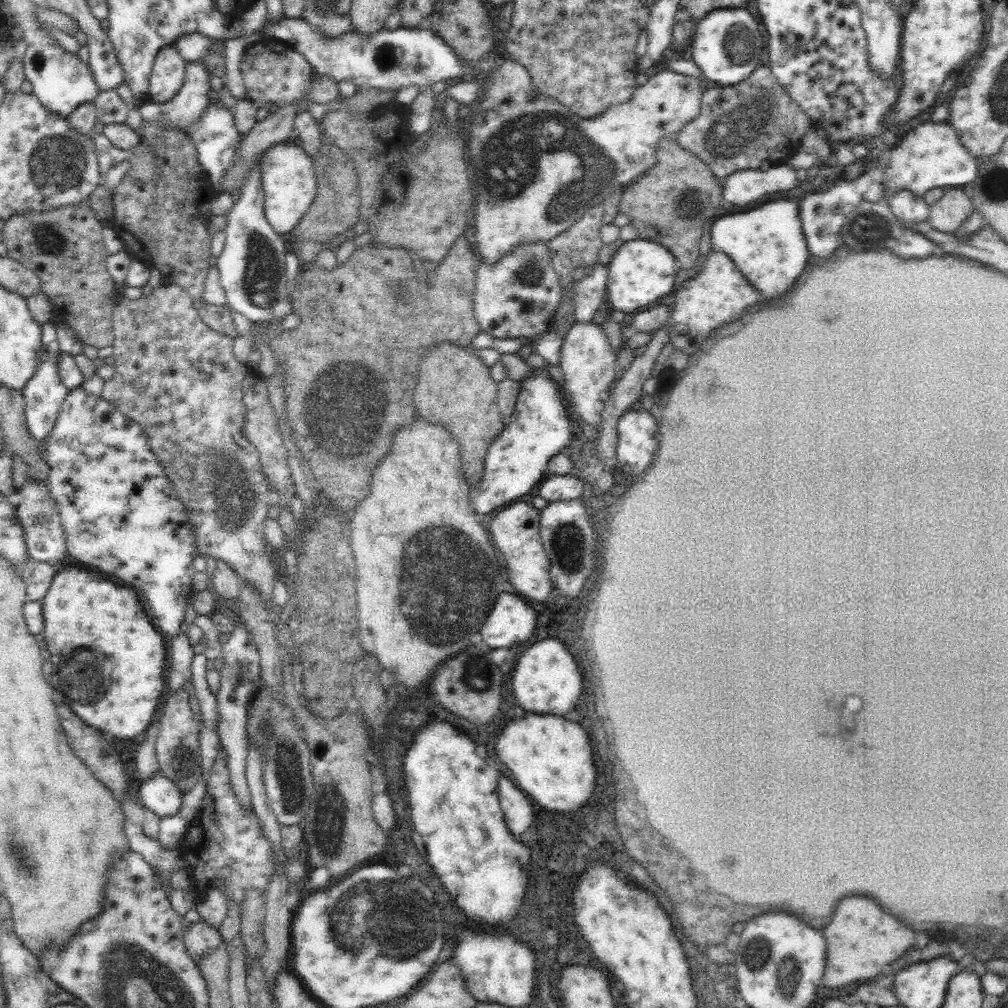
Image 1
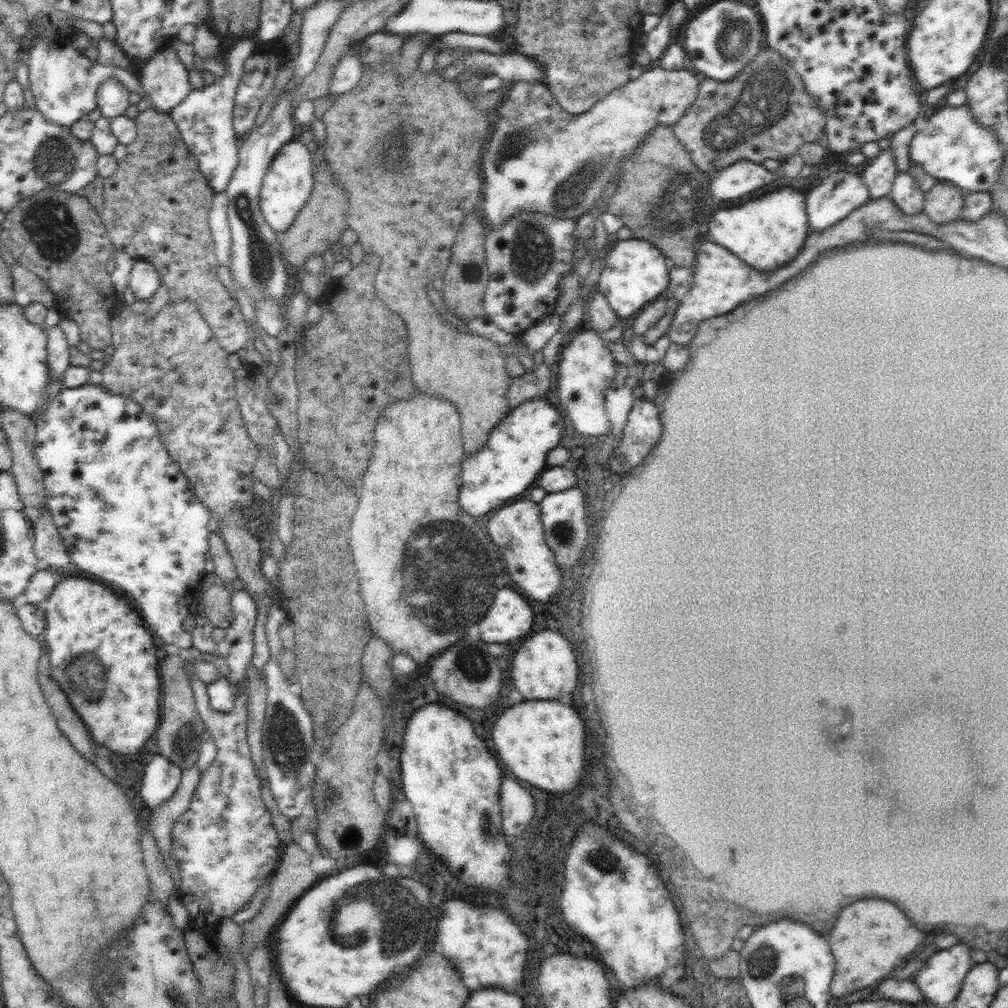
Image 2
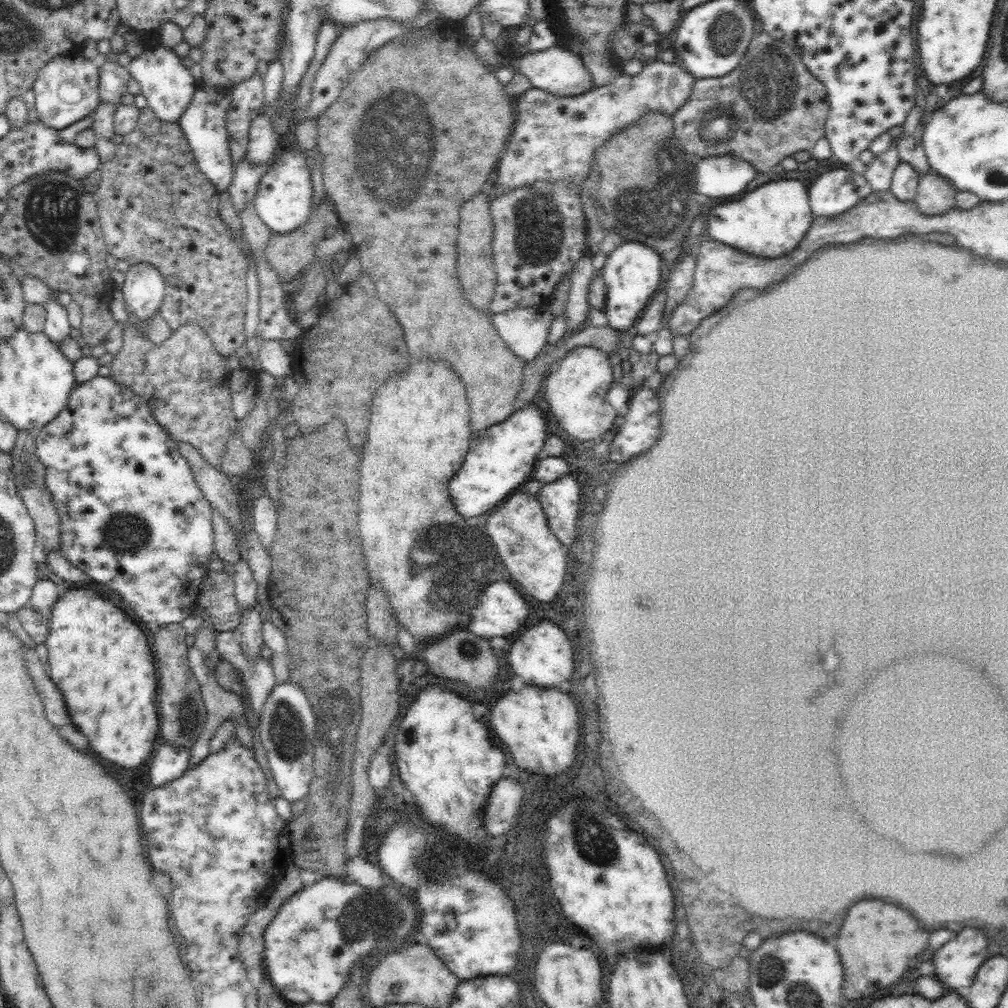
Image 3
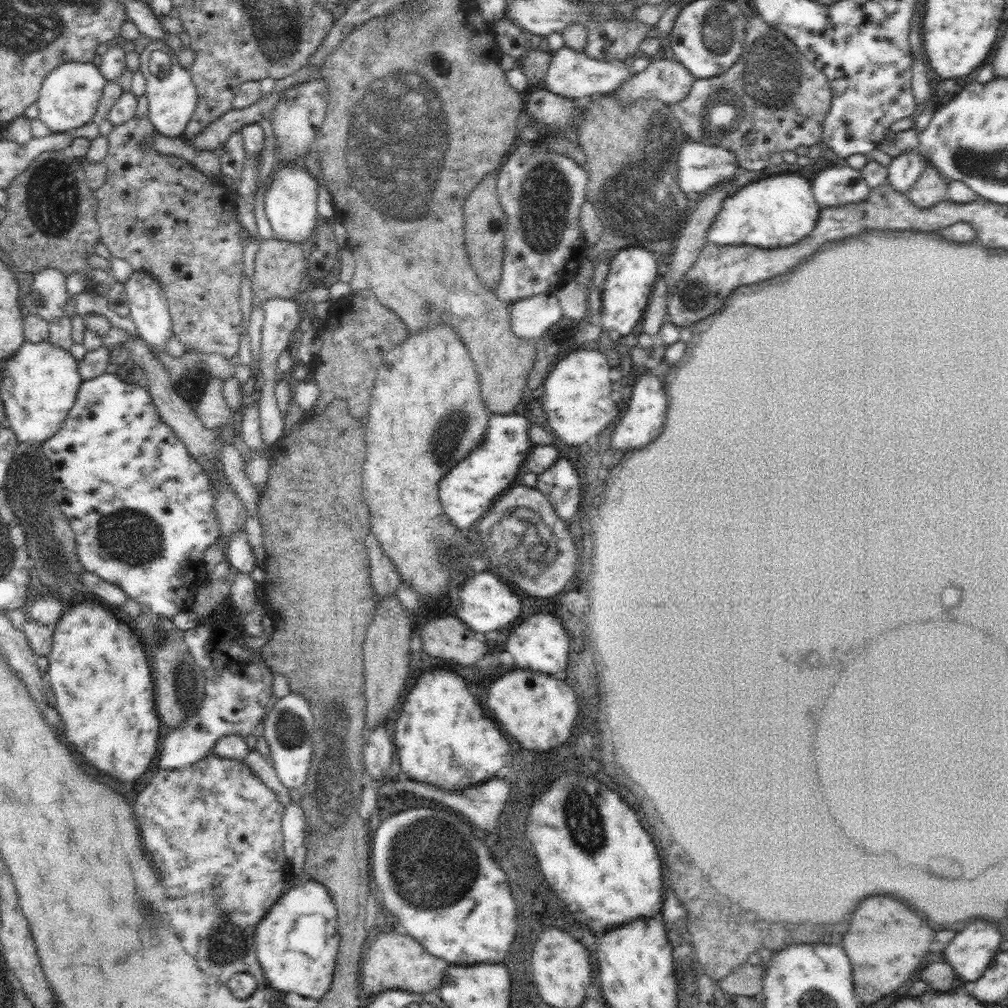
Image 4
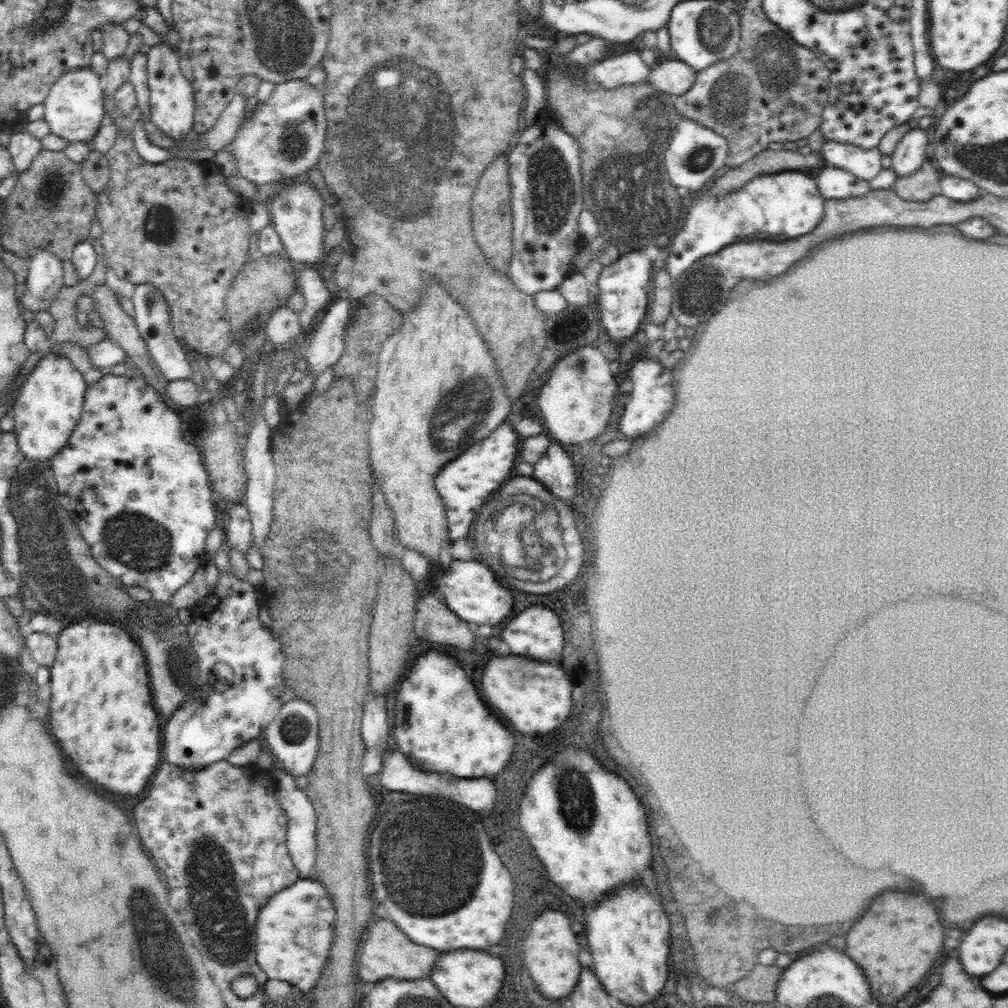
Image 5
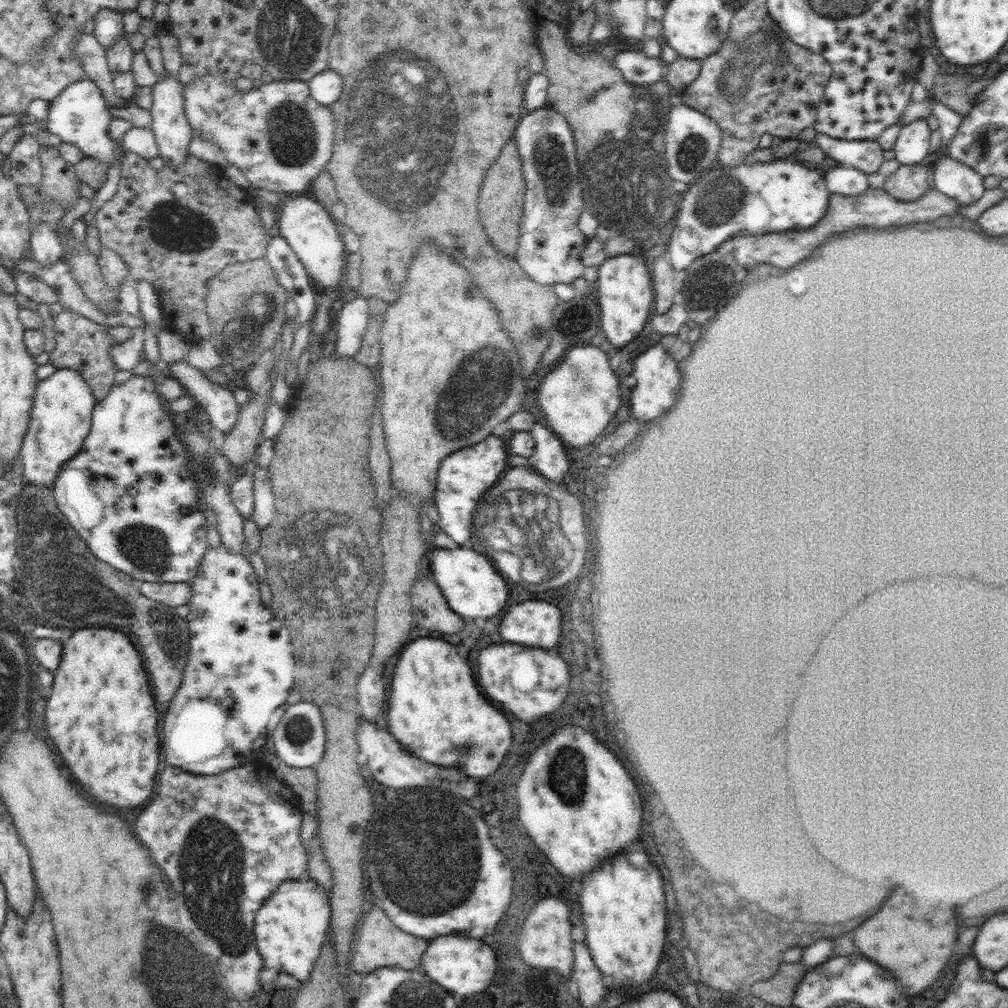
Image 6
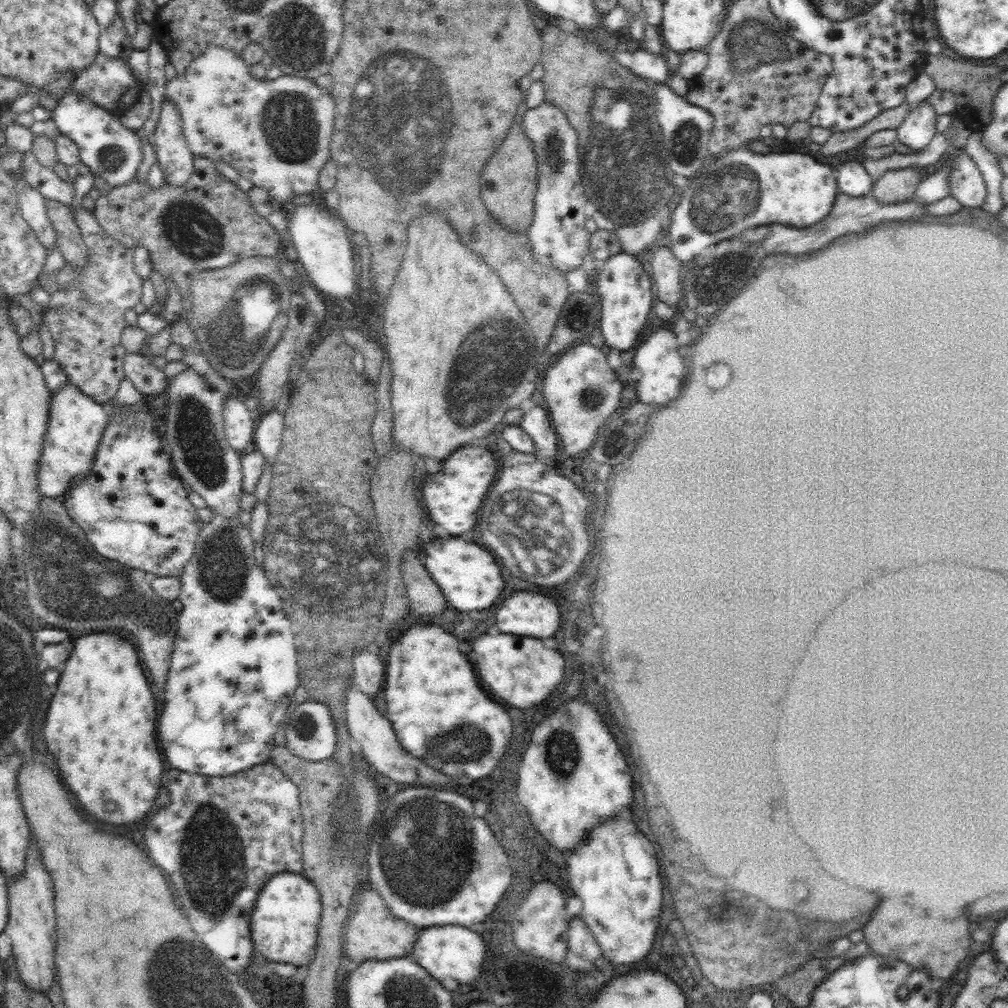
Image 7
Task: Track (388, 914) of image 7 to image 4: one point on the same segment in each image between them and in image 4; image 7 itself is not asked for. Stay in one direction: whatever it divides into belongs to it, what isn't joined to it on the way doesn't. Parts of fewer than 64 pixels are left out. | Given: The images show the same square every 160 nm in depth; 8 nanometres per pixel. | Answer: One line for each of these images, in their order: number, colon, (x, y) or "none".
4: (391, 960)
5: (385, 951)
6: (378, 942)

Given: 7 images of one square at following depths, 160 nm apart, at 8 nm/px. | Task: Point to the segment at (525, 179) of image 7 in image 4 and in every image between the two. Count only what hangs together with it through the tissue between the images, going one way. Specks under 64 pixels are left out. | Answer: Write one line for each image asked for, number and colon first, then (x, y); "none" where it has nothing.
4: (485, 222)
5: (491, 215)
6: (500, 203)

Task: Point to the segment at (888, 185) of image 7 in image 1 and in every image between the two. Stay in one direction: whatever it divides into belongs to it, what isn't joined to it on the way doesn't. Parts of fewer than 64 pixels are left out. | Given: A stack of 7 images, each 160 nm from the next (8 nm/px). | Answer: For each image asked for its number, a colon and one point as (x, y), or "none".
1: (954, 205)
2: (943, 202)
3: (936, 194)
4: (931, 187)
5: (923, 184)
6: (909, 182)

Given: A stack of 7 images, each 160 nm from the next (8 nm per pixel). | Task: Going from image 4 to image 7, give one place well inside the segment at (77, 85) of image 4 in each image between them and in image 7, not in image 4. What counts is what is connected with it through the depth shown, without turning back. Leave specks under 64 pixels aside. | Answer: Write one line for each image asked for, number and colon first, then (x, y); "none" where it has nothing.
5: (74, 107)
6: (79, 115)
7: (107, 147)

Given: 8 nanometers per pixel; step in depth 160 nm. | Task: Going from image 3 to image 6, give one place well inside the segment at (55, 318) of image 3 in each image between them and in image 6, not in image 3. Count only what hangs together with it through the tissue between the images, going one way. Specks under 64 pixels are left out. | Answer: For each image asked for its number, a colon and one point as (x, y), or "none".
4: (47, 298)
5: (45, 278)
6: (44, 242)

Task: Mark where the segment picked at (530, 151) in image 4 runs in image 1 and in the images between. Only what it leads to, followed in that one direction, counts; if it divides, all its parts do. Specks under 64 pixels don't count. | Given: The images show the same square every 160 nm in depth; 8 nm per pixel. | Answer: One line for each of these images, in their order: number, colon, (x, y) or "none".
1: (518, 296)
2: (527, 258)
3: (539, 234)

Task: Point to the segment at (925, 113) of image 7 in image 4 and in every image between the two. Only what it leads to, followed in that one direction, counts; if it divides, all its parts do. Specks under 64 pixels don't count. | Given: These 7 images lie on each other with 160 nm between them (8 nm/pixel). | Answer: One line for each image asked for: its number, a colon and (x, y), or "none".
4: (904, 170)
5: (913, 150)
6: (912, 145)

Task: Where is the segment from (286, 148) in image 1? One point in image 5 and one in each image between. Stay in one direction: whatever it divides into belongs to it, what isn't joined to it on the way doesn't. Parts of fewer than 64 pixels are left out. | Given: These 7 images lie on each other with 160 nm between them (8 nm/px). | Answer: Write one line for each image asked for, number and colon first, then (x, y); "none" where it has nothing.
2: (288, 183)
3: (283, 201)
4: (290, 200)
5: (297, 211)

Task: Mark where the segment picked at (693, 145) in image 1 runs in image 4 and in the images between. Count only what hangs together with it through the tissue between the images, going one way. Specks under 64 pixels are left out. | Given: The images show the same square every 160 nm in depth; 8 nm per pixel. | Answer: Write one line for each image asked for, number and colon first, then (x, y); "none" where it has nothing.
2: (775, 115)
3: (756, 113)
4: (772, 99)

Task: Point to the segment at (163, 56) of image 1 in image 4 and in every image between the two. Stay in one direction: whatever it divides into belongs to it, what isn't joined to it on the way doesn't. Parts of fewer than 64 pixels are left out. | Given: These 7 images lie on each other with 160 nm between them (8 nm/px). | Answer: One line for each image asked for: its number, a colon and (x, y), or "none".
2: (164, 77)
3: (168, 85)
4: (172, 96)

